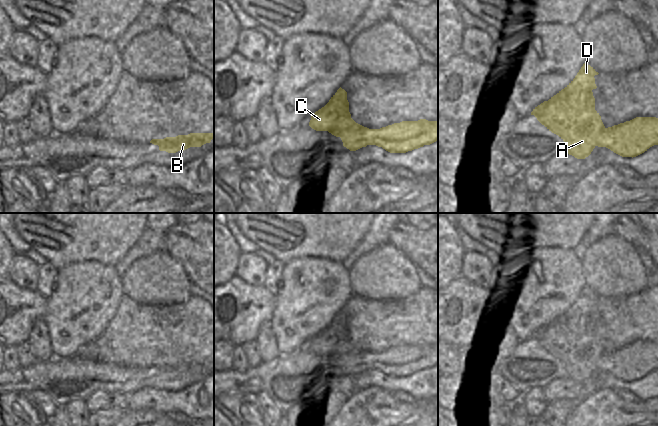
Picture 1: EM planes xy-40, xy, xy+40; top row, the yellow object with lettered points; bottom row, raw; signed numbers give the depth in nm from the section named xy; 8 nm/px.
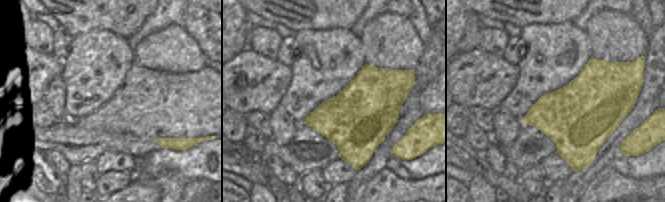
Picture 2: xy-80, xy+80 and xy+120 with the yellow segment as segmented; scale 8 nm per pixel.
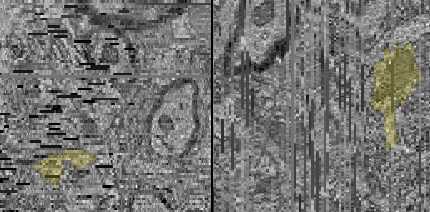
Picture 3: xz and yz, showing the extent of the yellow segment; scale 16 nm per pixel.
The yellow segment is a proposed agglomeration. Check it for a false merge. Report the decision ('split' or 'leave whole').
split

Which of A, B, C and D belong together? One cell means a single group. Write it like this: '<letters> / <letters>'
A C D / B

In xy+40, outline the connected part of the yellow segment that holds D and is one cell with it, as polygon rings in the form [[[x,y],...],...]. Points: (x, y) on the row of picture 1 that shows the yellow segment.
[[[584,63],[575,78],[548,101],[544,101],[533,109],[531,115],[549,131],[558,135],[564,142],[569,155],[577,159],[585,159],[595,148],[595,140],[606,128],[601,116],[595,110],[593,89],[596,89],[595,75],[599,73]]]

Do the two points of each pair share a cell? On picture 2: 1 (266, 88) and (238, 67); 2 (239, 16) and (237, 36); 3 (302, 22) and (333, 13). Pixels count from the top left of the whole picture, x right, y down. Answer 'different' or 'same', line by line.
1: same
2: same
3: same

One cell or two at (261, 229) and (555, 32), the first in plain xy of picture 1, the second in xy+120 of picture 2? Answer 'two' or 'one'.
two

